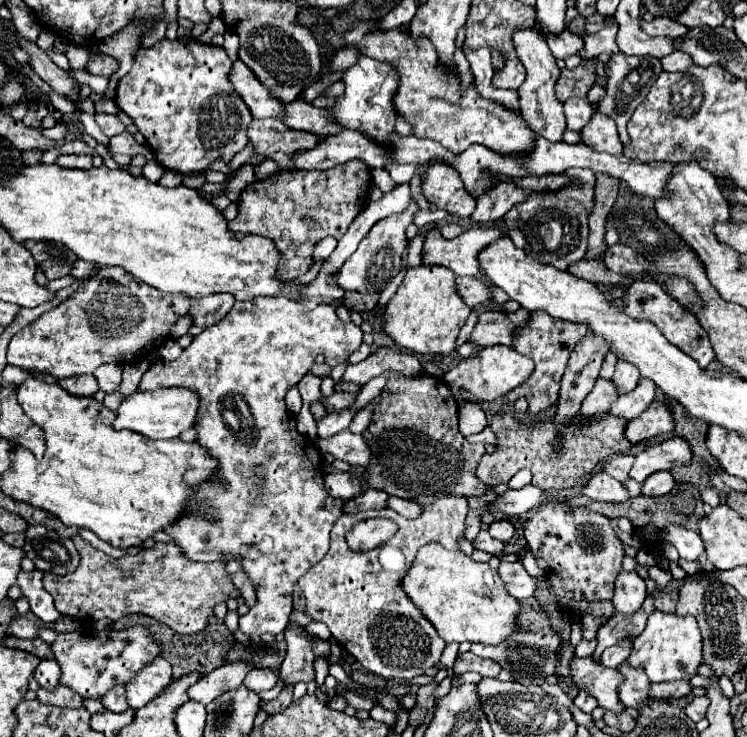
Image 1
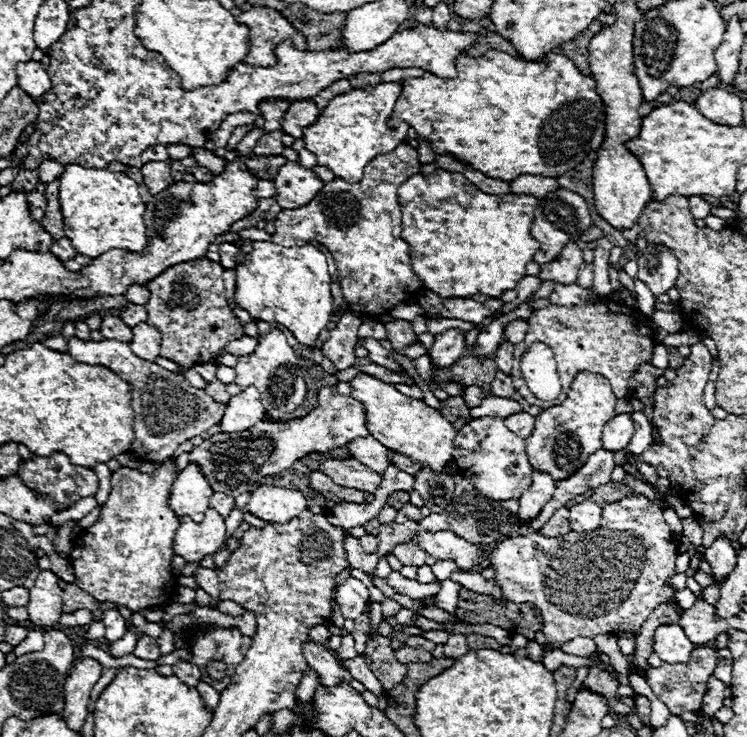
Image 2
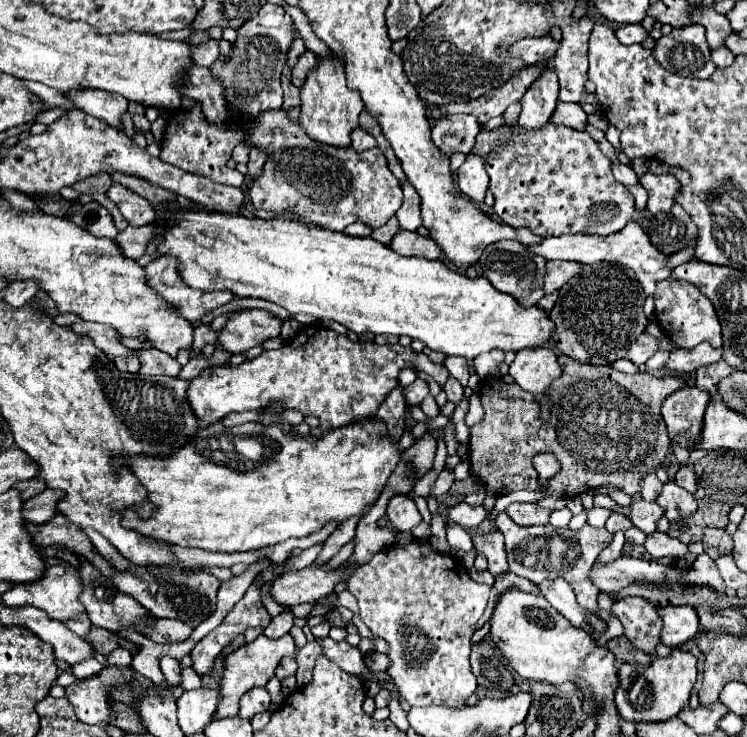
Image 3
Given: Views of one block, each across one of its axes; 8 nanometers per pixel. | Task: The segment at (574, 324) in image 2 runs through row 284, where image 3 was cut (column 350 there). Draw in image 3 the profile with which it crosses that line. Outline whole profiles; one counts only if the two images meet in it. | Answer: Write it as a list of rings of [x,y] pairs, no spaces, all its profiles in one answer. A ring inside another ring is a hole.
[[[414,538],[408,544],[394,544],[386,550],[380,550],[372,560],[358,568],[358,572],[348,580],[348,590],[354,594],[360,606],[362,622],[388,642],[388,660],[390,666],[386,674],[396,684],[400,696],[410,706],[426,704],[444,704],[450,708],[466,706],[466,698],[476,690],[476,676],[470,670],[470,638],[474,634],[476,622],[484,614],[488,604],[490,588],[478,584],[470,578],[460,558],[450,552],[436,552],[428,540]]]

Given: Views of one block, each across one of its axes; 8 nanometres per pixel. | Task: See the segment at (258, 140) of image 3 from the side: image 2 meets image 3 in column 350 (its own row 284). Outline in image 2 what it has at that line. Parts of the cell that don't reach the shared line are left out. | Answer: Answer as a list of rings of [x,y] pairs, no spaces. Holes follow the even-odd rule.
[[[208,258],[190,260],[186,264],[176,264],[160,276],[148,282],[150,300],[146,302],[148,324],[160,330],[162,344],[160,354],[182,366],[216,362],[224,344],[244,336],[240,320],[234,316],[226,302],[226,290],[222,280],[224,268]]]

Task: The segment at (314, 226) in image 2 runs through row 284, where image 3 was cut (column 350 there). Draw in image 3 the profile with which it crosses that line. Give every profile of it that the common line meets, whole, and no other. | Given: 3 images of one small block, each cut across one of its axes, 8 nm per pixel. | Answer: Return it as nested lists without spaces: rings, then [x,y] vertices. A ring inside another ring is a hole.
[[[318,328],[306,342],[304,334],[300,334],[280,350],[266,350],[240,366],[218,366],[210,376],[190,380],[186,398],[198,422],[204,426],[222,420],[230,412],[262,410],[270,402],[282,402],[286,408],[300,410],[304,416],[318,416],[320,428],[328,432],[370,418],[382,404],[382,398],[396,388],[398,372],[412,366],[430,374],[440,386],[444,386],[450,376],[444,366],[430,362],[424,354],[412,352],[412,348],[400,344],[378,346],[374,342],[352,342],[344,334]]]

